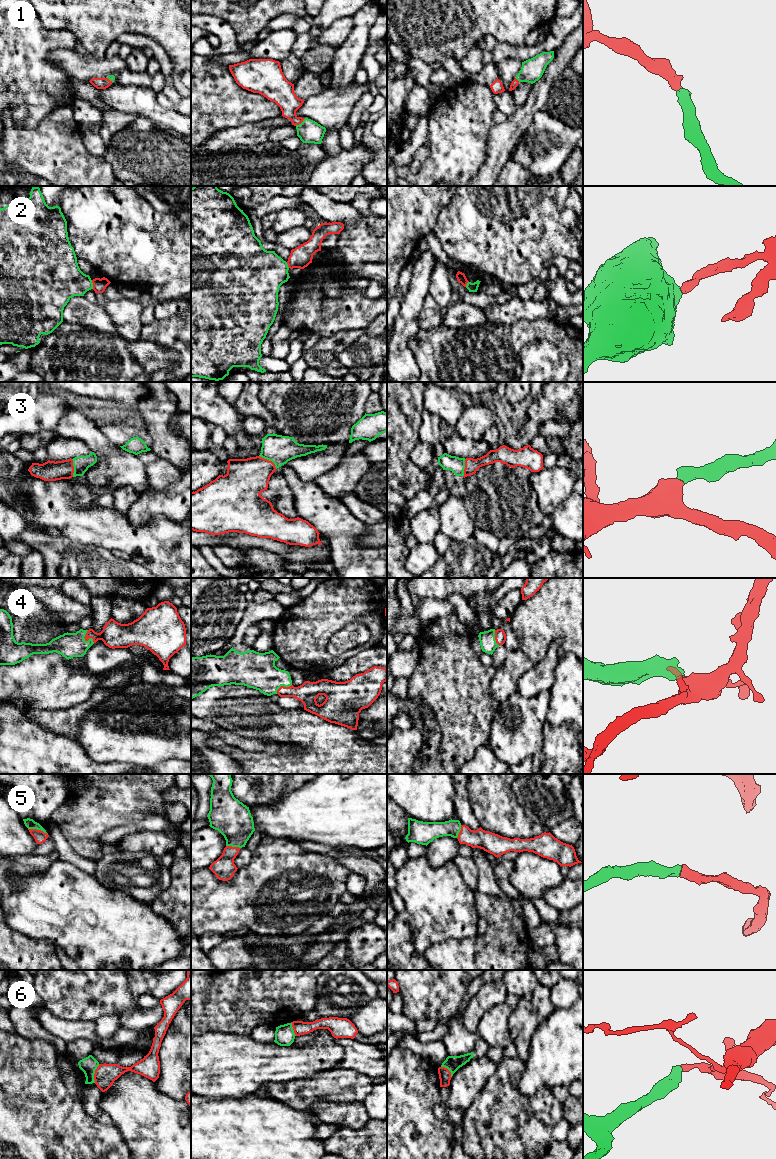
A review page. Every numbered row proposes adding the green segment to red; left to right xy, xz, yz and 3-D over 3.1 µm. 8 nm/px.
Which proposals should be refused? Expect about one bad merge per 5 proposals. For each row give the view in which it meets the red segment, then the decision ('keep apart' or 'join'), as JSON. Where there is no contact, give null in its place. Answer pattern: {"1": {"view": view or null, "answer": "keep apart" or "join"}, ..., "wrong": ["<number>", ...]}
{"1": {"view": "xz", "answer": "join"}, "2": {"view": "xy", "answer": "keep apart"}, "3": {"view": "xz", "answer": "join"}, "4": {"view": "xy", "answer": "join"}, "5": {"view": "xy", "answer": "join"}, "6": {"view": "xy", "answer": "keep apart"}, "wrong": ["2", "6"]}

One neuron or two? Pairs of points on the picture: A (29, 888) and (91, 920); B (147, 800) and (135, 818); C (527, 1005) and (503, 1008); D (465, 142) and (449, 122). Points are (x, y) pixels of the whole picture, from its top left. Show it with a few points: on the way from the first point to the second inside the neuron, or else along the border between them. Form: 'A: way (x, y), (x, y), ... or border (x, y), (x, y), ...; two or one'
A: way (44, 903), (46, 905), (66, 905), (76, 913); one
B: border (164, 811), (134, 810), (124, 818), (122, 824); two
C: border (513, 1010), (508, 1020), (508, 1033); two
D: way (460, 137), (454, 127); one

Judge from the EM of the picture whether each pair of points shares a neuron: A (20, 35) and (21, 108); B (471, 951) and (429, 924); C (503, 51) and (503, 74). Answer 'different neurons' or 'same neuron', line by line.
A: same neuron
B: different neurons
C: different neurons

